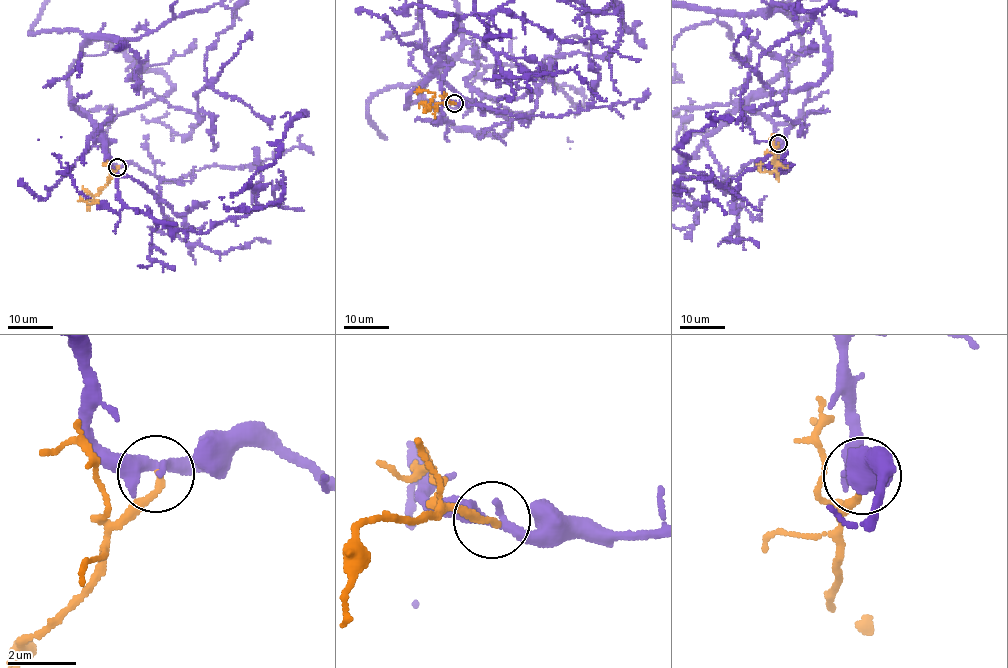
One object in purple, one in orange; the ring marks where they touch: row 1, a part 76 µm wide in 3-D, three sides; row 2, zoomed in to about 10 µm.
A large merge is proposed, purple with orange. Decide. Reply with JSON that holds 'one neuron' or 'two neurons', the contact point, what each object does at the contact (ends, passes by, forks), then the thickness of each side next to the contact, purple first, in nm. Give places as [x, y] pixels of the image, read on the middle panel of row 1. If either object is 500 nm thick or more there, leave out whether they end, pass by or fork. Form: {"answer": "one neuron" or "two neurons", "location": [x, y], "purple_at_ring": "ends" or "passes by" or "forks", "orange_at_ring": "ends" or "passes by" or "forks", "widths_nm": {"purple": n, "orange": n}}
{"answer": "two neurons", "location": [454, 103], "purple_at_ring": "forks", "orange_at_ring": "ends", "widths_nm": {"purple": 320, "orange": 170}}

